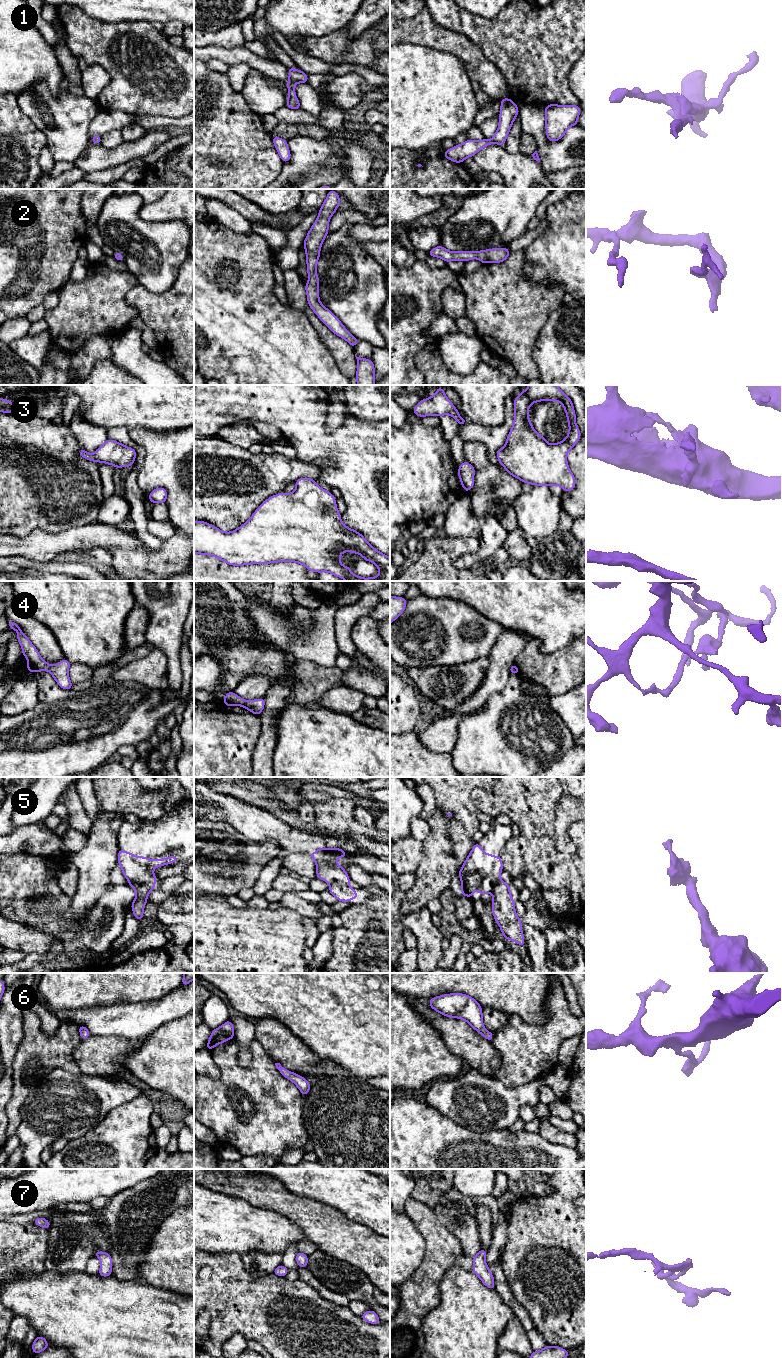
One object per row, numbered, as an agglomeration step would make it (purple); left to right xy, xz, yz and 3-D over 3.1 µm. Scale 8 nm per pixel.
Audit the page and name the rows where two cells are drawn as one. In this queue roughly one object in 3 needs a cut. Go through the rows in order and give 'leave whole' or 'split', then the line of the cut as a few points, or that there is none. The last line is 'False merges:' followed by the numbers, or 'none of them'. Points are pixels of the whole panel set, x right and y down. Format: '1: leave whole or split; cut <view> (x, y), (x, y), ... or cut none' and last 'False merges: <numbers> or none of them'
1: leave whole; cut none
2: leave whole; cut none
3: leave whole; cut none
4: split; cut xy (50, 665), (48, 670)
5: split; cut xz (347, 883), (332, 882), (330, 884)
6: leave whole; cut none
7: leave whole; cut none
False merges: 4, 5

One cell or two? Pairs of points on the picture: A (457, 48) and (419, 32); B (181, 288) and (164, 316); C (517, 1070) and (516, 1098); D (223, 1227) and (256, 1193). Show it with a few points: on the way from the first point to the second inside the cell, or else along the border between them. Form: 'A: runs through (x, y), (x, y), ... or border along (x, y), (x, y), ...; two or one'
A: runs through (448, 41), (428, 33); one
B: runs through (182, 295), (182, 298), (171, 309); one
C: border along (495, 1077), (508, 1087), (522, 1086), (537, 1079); two
D: border along (225, 1193), (269, 1210); two

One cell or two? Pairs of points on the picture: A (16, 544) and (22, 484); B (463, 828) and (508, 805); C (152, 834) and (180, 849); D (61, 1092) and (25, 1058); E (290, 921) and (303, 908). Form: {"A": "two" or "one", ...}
{"A": "two", "B": "two", "C": "one", "D": "two", "E": "two"}

